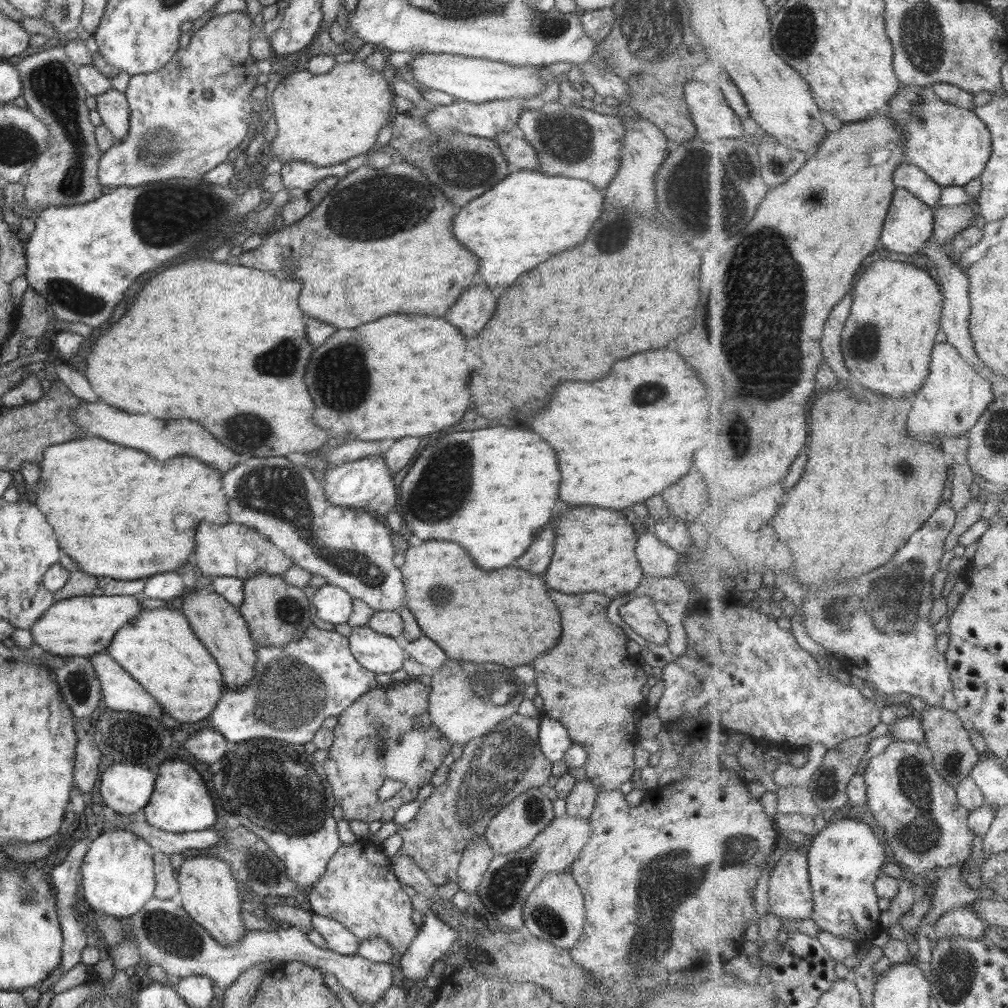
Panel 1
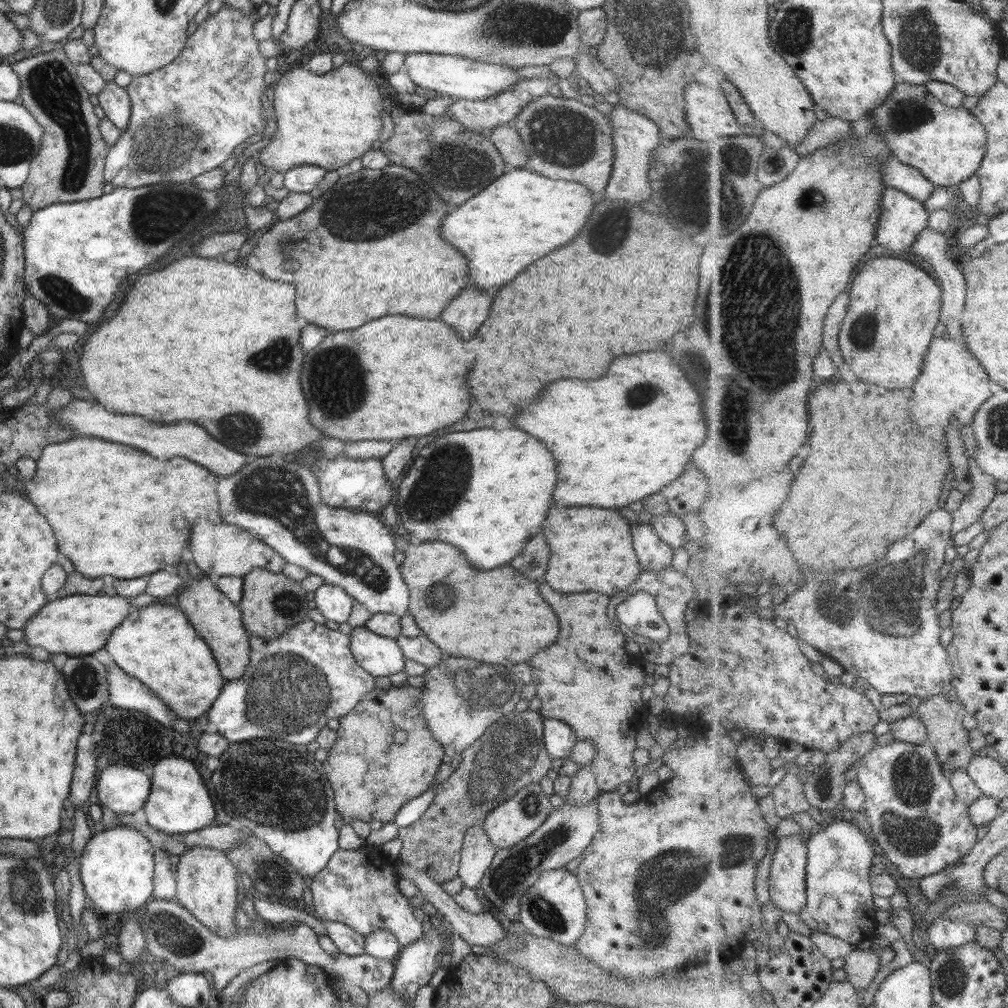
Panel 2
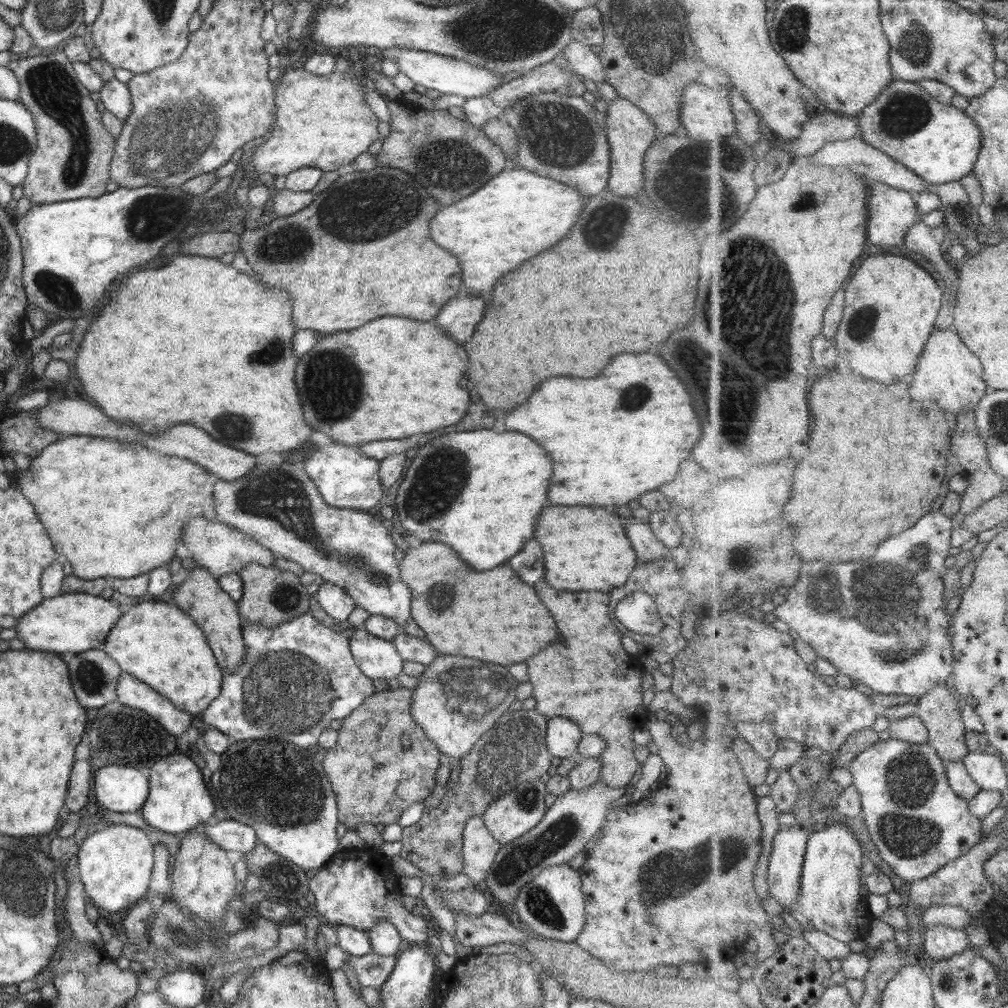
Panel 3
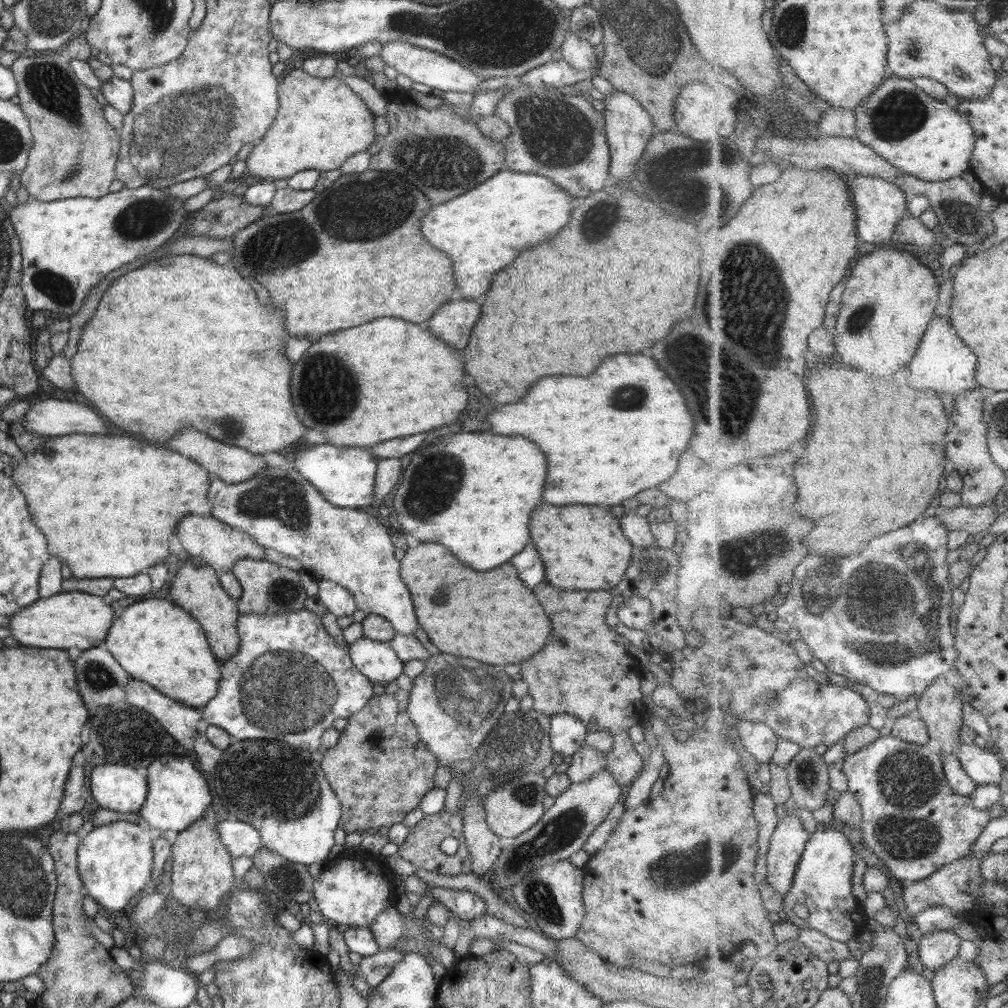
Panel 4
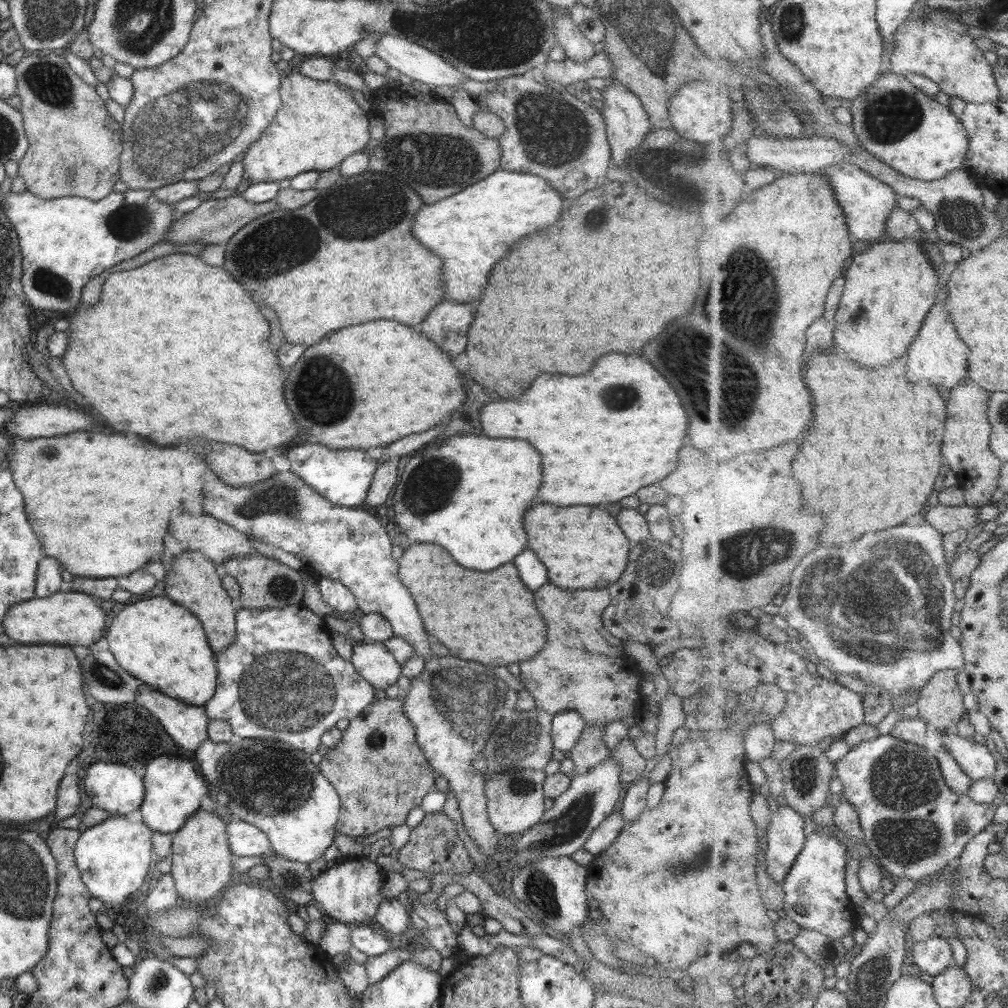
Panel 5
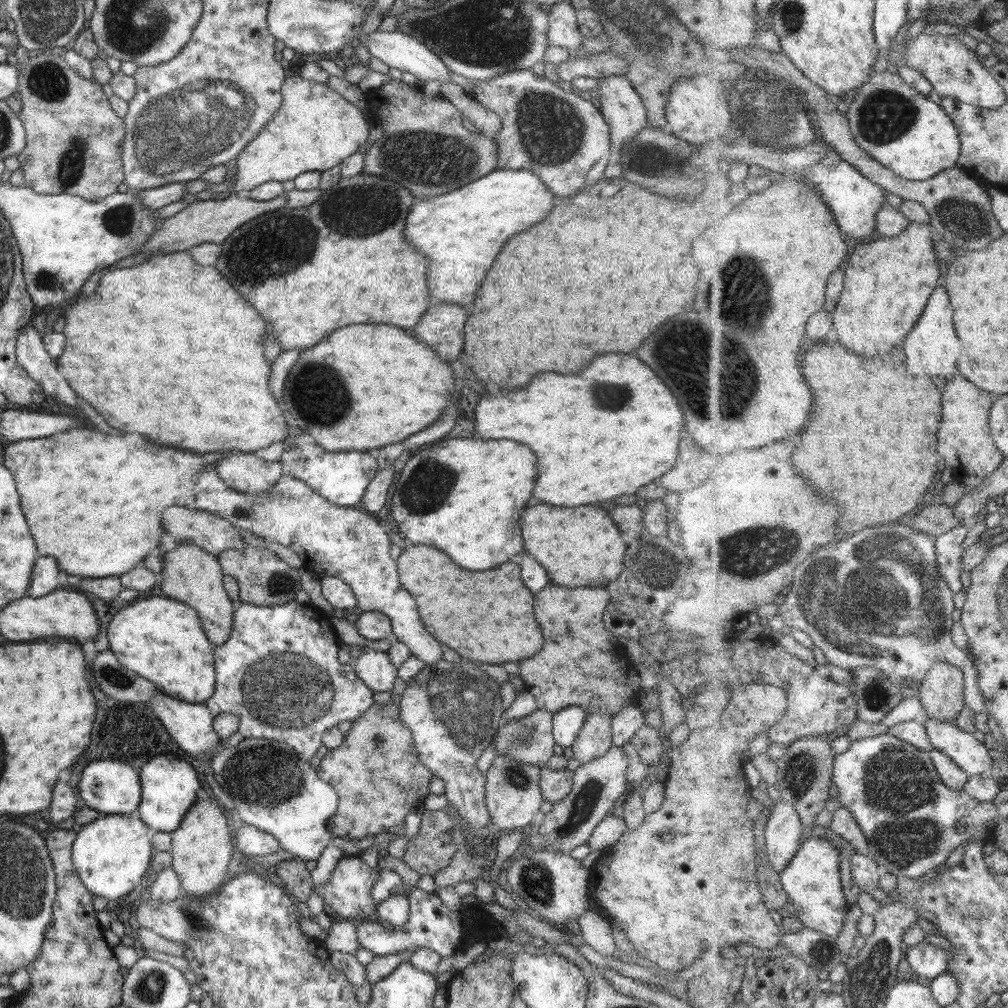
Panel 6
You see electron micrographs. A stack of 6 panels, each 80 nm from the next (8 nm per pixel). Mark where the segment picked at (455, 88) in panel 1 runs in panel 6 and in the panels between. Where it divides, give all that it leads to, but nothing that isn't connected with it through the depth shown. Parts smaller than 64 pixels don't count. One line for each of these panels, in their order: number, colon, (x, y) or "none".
2: (450, 75)
3: (438, 74)
4: (434, 70)
5: (412, 59)
6: (396, 50)

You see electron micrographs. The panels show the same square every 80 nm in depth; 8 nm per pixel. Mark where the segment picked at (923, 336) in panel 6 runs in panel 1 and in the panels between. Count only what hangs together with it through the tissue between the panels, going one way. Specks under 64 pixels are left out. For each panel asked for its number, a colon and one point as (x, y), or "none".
1: (955, 396)
2: (953, 387)
3: (949, 373)
4: (944, 363)
5: (939, 356)

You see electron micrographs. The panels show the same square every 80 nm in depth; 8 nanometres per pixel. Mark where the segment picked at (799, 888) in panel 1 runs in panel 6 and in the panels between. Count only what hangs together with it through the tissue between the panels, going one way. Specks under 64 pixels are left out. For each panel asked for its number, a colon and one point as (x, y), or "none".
2: (787, 883)
3: (787, 862)
4: (788, 843)
5: (787, 835)
6: (785, 832)

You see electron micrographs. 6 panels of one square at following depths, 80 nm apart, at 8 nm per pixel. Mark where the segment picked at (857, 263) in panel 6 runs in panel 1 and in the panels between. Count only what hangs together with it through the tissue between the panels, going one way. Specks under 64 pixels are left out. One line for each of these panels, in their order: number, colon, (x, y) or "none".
1: (888, 339)
2: (894, 307)
3: (892, 303)
4: (891, 297)
5: (891, 285)

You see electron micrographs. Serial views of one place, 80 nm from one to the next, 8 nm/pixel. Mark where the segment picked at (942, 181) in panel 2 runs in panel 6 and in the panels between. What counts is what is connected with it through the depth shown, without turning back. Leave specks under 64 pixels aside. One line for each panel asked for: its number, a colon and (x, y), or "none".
3: (941, 143)
4: (921, 135)
5: (897, 122)
6: (899, 126)

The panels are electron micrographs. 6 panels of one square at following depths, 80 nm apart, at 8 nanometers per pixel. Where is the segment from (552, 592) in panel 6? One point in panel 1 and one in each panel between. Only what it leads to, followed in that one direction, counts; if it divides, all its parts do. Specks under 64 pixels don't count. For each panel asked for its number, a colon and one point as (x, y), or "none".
1: (588, 682)
2: (585, 678)
3: (584, 675)
4: (584, 670)
5: (581, 668)

